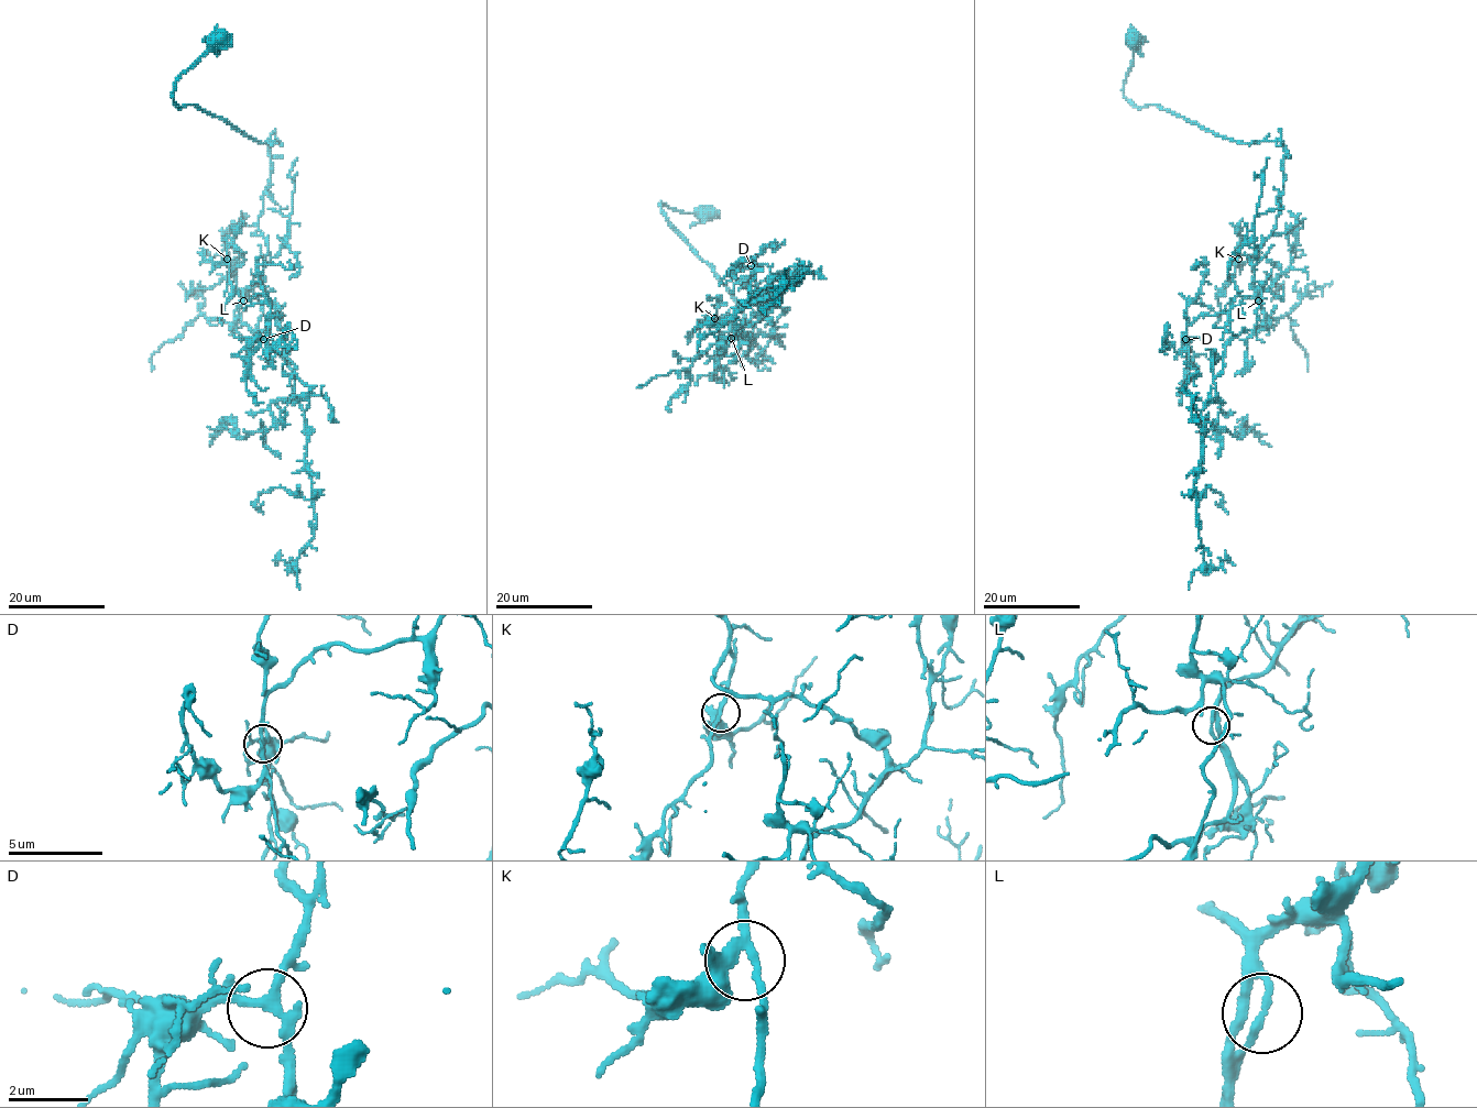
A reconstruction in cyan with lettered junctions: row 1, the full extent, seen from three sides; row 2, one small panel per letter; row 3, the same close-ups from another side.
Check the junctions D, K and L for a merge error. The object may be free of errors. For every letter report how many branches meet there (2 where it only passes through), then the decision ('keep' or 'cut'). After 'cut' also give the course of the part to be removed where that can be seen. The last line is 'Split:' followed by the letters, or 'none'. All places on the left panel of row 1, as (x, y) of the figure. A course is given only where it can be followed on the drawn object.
D: 3 branches meet; keep
K: 3 branches meet; keep
L: 2 branches meet; keep
Split: none

